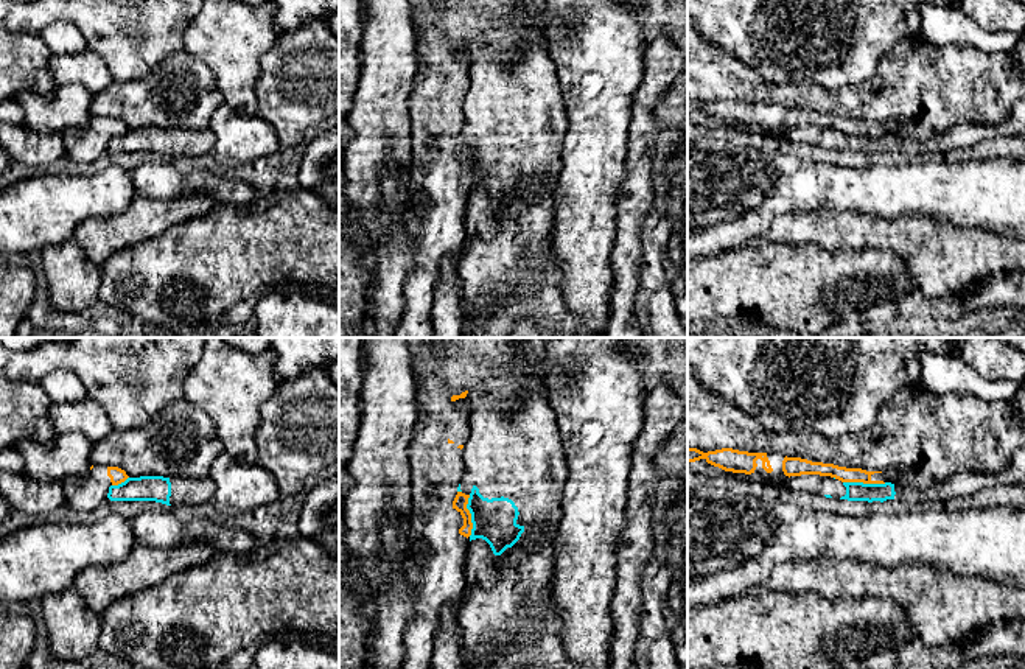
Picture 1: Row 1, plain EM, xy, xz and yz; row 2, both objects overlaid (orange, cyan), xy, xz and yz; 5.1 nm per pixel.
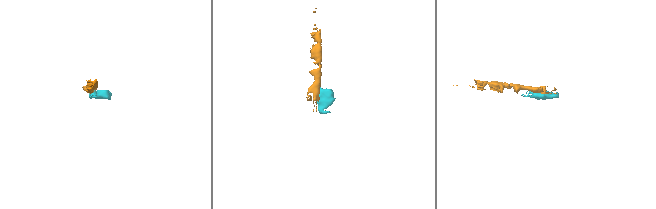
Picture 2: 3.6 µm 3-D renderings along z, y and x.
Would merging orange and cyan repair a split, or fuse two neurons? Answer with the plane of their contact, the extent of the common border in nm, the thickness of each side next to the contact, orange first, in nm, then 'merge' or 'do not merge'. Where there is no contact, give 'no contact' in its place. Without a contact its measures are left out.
meets orange in yz; contact 220 nm long; 80 nm thick on the orange side, 100 nm on the other; do not merge

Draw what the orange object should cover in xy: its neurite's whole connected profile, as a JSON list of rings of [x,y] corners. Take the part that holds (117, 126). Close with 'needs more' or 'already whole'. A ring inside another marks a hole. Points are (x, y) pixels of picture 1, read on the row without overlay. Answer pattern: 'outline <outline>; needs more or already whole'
outline [[[92,117],[86,126],[67,128],[61,134],[65,156],[79,163],[93,162],[107,149],[110,137],[118,137],[128,129],[118,118]]]; needs more

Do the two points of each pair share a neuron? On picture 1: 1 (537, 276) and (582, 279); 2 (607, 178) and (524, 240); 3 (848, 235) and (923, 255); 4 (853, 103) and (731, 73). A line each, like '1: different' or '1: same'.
1: different
2: different
3: same
4: same

